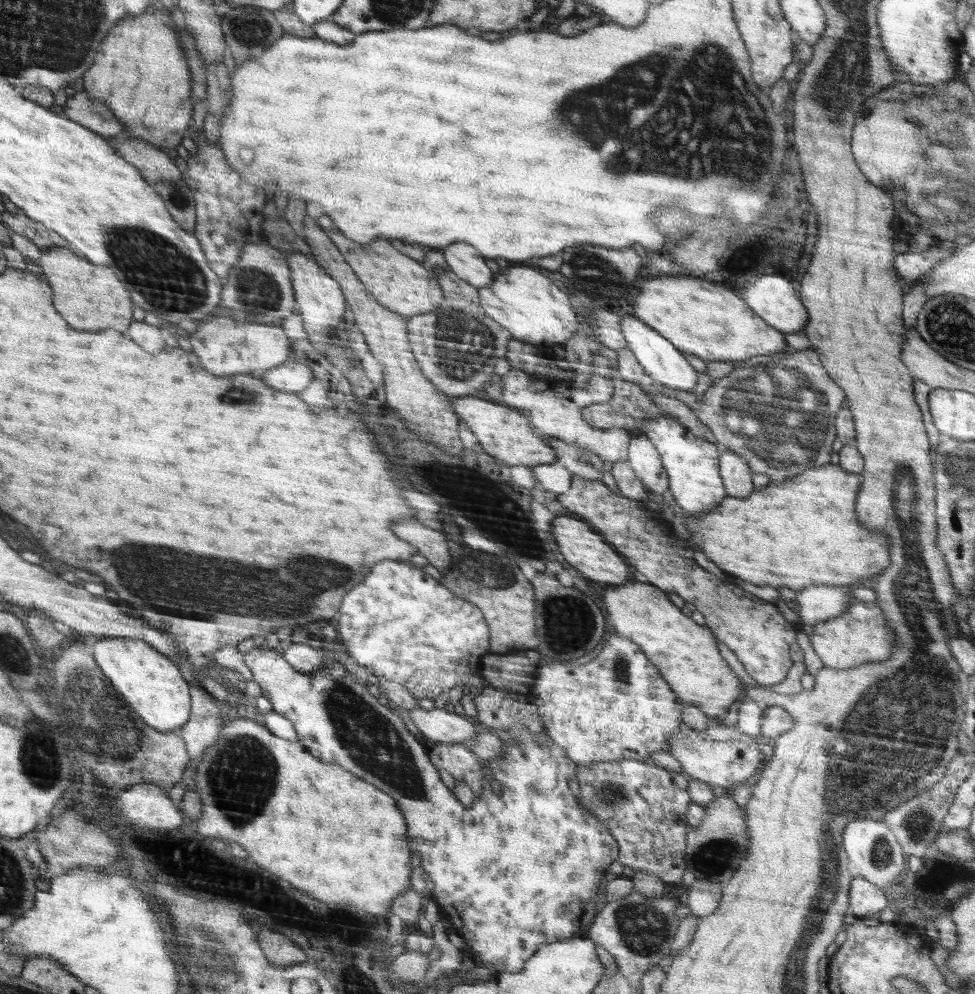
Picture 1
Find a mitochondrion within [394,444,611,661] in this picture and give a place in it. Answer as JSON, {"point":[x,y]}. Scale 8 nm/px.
{"point":[501,512]}

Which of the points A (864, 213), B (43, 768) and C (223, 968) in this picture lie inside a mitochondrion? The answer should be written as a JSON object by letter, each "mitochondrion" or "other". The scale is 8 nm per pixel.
{"A":"other","B":"mitochondrion","C":"mitochondrion"}

